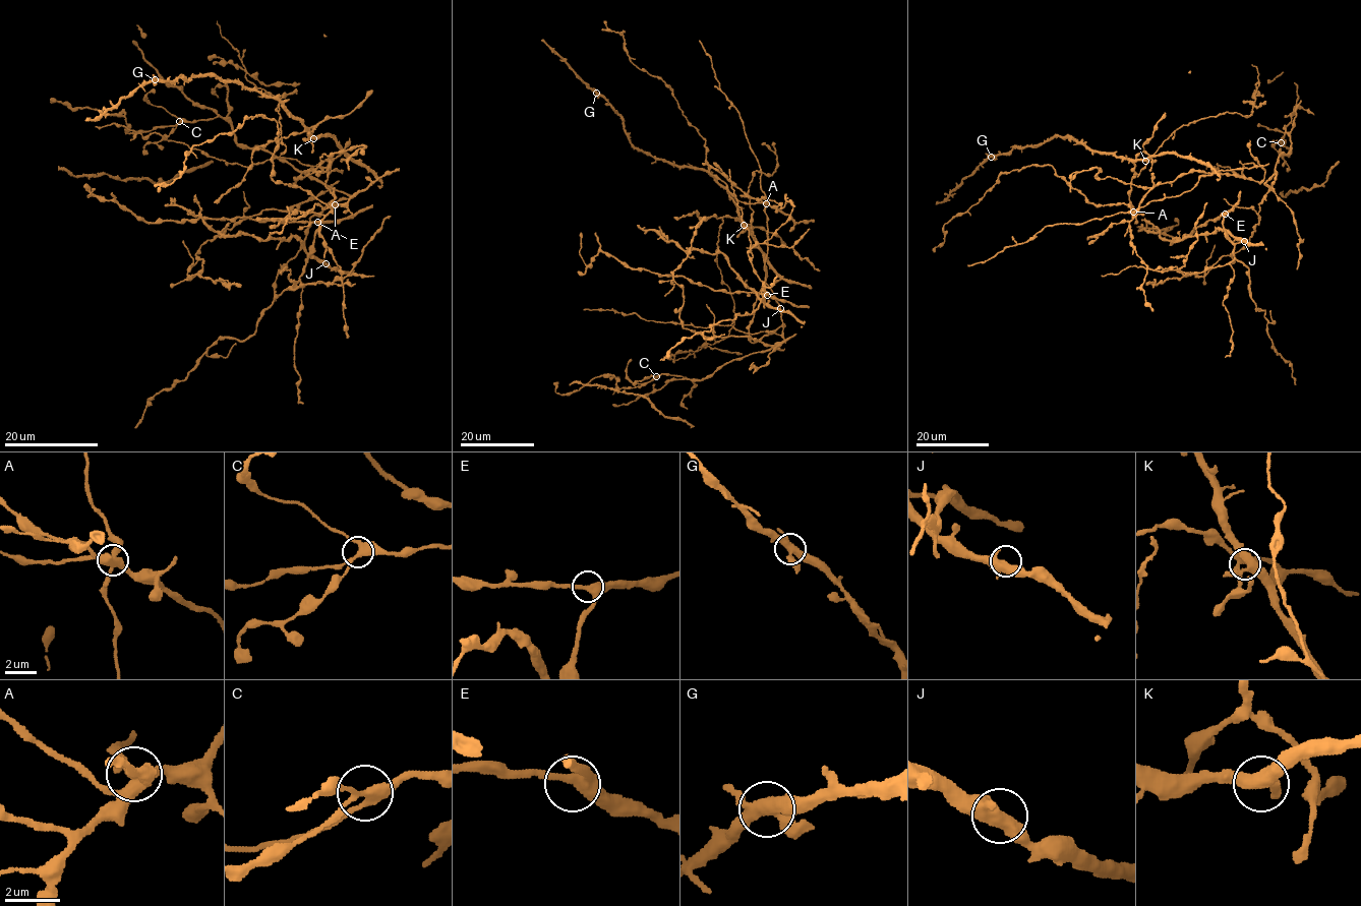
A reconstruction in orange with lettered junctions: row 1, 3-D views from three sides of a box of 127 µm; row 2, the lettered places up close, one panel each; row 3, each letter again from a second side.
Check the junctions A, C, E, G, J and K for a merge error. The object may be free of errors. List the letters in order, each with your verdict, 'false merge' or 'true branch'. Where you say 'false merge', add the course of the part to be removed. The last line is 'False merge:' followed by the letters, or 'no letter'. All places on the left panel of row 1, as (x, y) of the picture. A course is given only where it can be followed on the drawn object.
A: false merge; foreign part runs (335, 204), (327, 172), (342, 171), (279, 157), (249, 167), (229, 164), (160, 133), (95, 126)
C: true branch
E: true branch
G: true branch
J: true branch
K: true branch
False merge: A

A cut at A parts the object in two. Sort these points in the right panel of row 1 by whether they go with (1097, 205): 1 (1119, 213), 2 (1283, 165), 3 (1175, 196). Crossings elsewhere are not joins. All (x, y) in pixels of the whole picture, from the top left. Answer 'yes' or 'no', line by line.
1: no
2: yes
3: no

